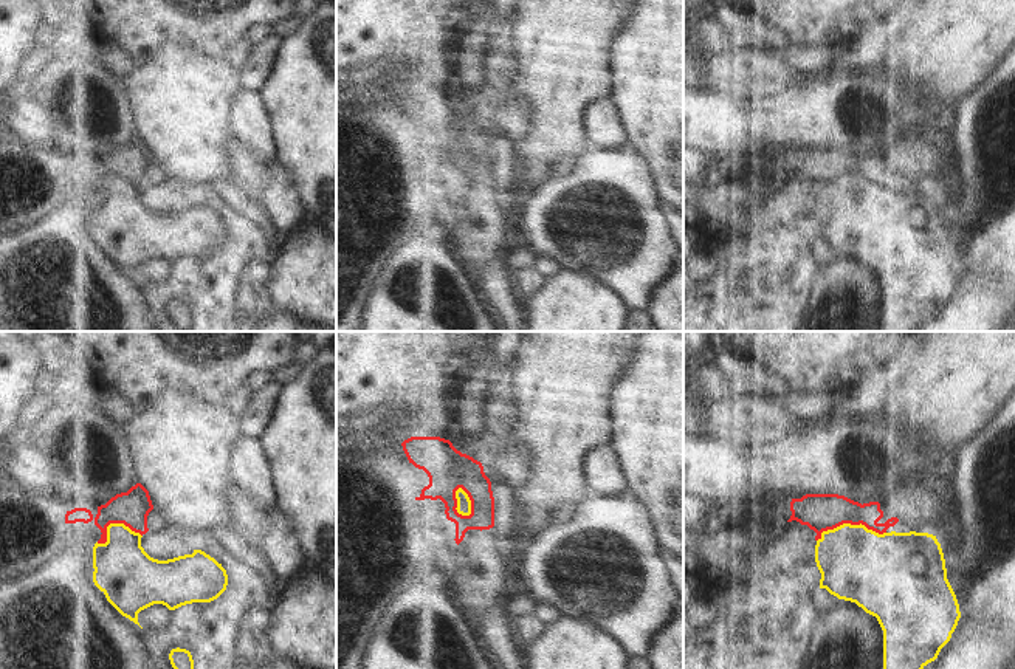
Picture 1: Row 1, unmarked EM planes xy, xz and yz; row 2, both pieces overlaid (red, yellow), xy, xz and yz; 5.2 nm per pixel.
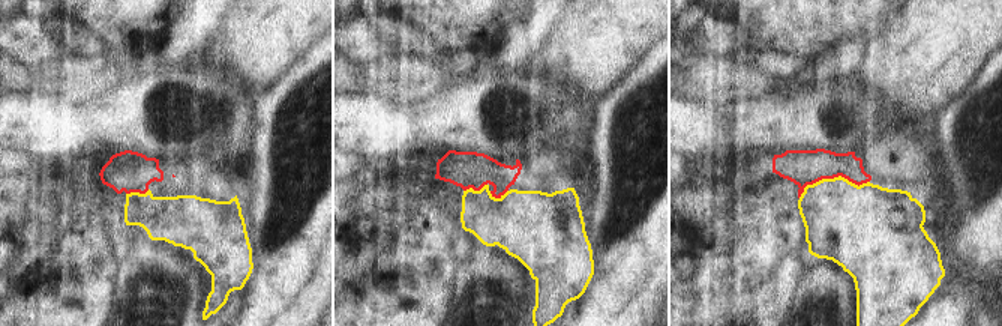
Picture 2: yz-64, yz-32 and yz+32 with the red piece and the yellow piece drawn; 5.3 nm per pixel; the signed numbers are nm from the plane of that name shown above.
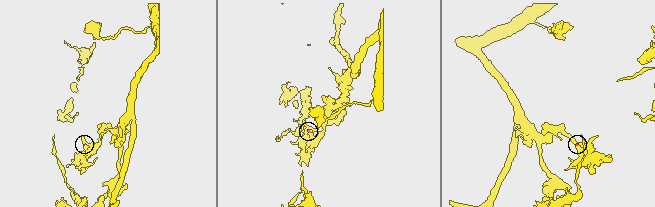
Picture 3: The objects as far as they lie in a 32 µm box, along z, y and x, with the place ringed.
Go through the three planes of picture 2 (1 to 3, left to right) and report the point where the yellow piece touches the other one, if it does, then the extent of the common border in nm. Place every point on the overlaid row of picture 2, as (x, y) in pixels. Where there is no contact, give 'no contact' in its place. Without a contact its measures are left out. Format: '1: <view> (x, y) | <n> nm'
1: yz-64 (137, 191) | 130 nm
2: yz-32 (474, 190) | 130 nm
3: yz+32 (831, 178) | 400 nm

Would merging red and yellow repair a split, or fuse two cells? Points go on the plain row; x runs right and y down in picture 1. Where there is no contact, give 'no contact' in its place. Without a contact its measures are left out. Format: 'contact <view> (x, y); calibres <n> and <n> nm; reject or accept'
contact yz (849, 175); calibres 190 and 380 nm; reject

